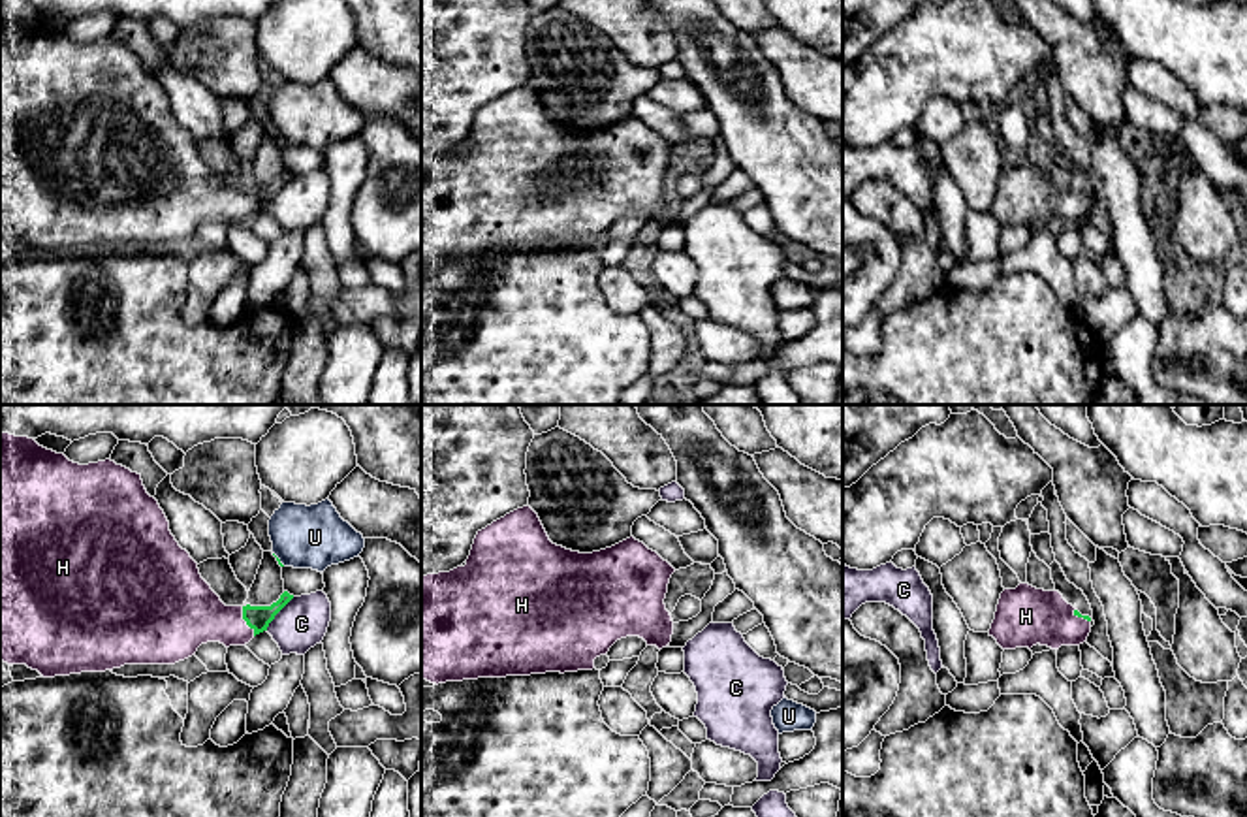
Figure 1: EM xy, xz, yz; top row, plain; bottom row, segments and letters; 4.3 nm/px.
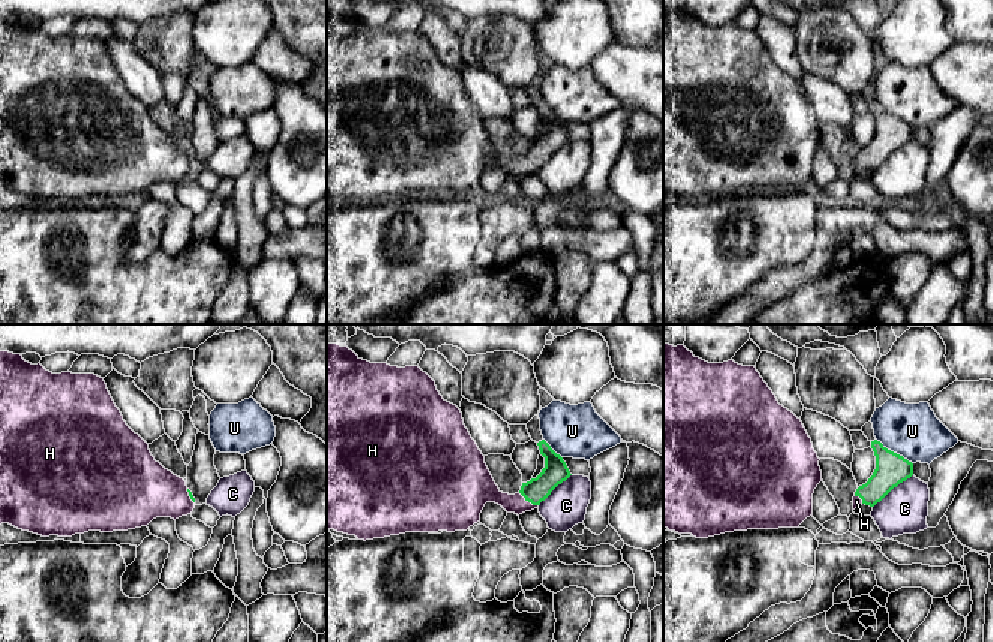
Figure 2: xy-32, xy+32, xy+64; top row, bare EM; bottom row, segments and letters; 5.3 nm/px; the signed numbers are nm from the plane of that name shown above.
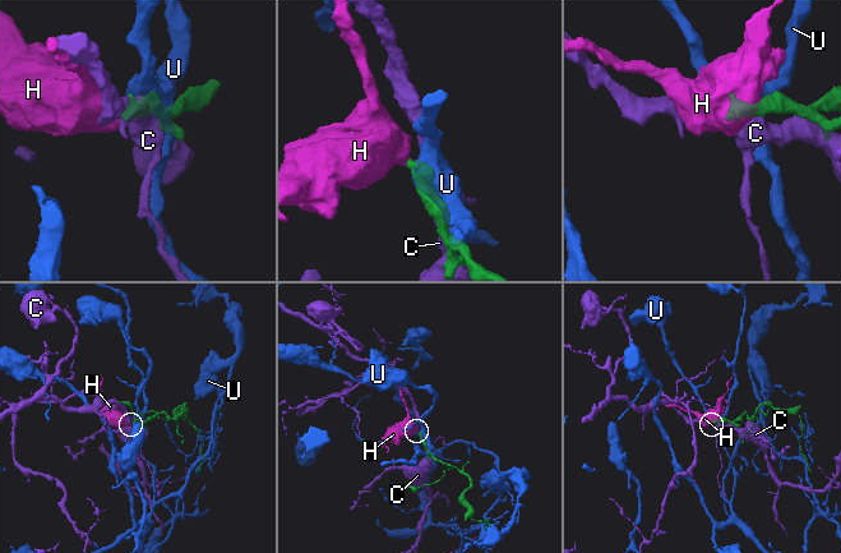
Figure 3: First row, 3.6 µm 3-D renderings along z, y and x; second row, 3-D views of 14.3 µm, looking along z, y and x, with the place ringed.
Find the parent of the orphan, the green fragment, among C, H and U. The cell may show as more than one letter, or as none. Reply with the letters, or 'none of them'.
H

